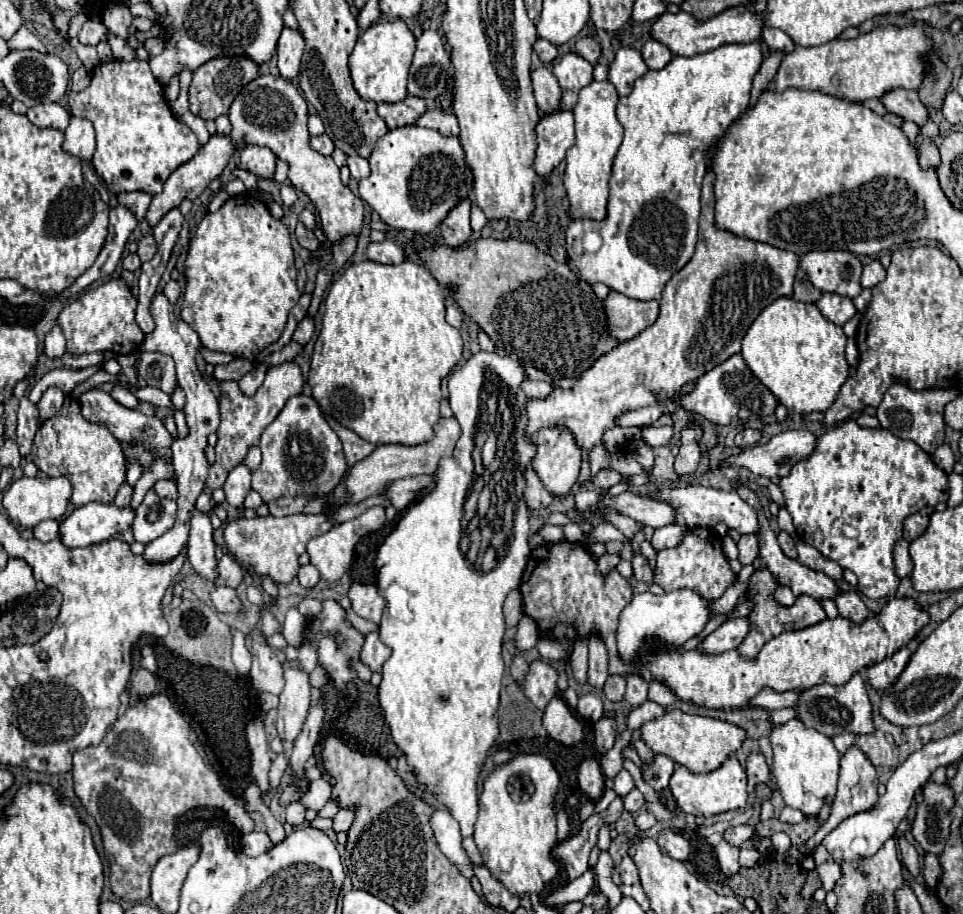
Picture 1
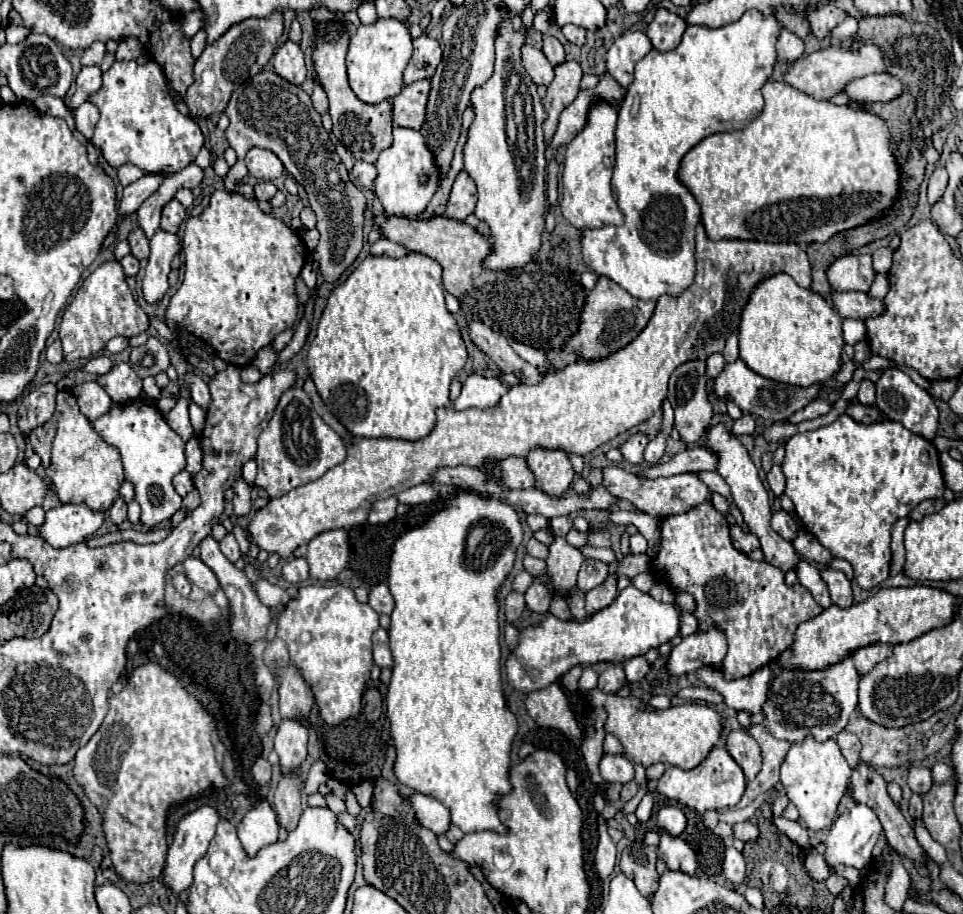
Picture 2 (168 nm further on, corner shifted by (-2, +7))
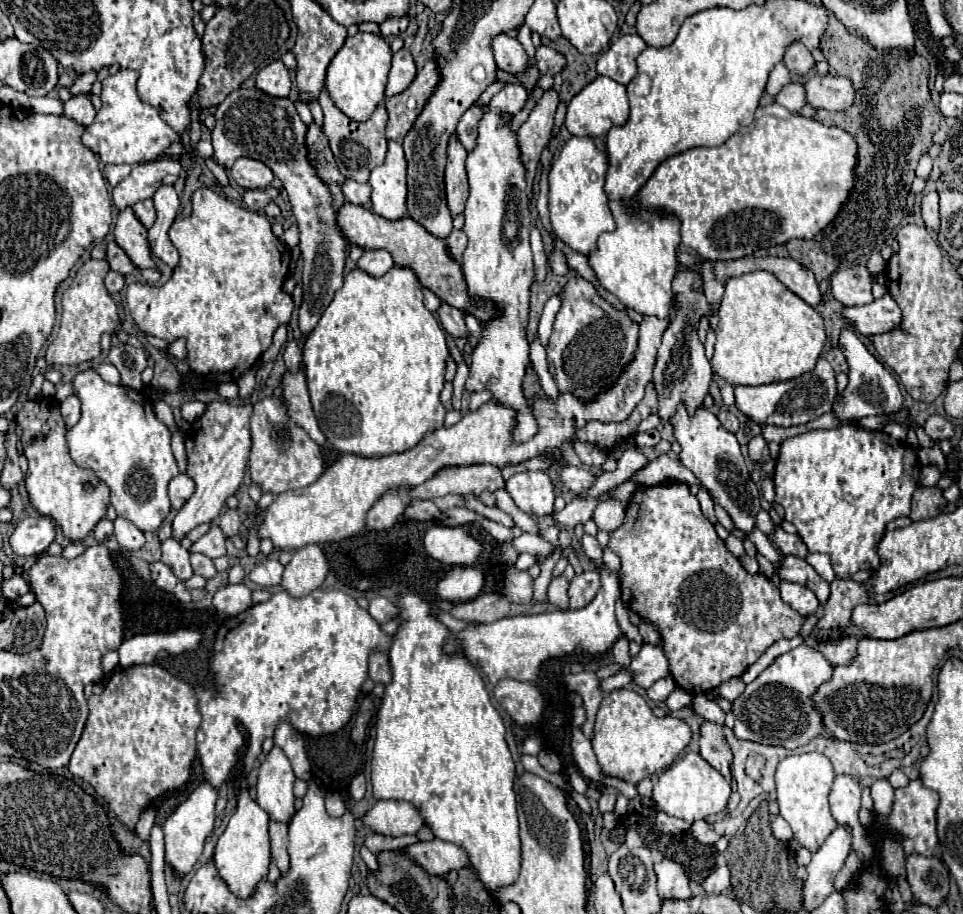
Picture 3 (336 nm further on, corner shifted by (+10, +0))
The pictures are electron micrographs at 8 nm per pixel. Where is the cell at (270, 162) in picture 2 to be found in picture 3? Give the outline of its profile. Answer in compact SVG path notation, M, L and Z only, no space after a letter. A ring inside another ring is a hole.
M240 157L232 165L230 177L244 189L264 189L274 179L272 171L262 161L248 159L248 157Z

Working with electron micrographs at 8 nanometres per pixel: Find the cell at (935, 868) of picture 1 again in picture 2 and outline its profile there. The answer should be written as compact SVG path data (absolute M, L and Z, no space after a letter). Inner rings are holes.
M912 766L908 776L908 786L912 788L912 792L924 796L932 788L932 770L924 766Z

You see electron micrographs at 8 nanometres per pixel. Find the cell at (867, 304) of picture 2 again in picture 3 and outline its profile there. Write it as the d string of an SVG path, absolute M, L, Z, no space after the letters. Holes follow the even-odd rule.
M886 293L882 299L874 299L862 307L844 307L844 317L856 327L858 333L874 337L900 327L902 311L898 303Z

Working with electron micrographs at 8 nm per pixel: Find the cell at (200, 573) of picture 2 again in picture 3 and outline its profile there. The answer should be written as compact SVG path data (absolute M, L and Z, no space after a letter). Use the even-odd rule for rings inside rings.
M166 539L162 541L162 561L172 569L172 573L184 581L192 577L192 567L190 567L190 553L176 541L176 539Z

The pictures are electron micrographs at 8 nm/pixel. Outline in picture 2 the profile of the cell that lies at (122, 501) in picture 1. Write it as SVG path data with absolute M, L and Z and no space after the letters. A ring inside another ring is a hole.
M118 496L118 498L114 500L114 504L110 506L108 514L110 514L110 520L112 520L114 524L122 524L122 522L126 520L126 502L124 502L122 496Z

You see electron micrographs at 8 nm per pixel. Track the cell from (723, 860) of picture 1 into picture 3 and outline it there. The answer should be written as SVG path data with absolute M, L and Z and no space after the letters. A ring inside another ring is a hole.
M726 865L716 867L716 869L708 875L708 879L702 883L702 887L704 887L704 891L706 891L708 895L718 895L718 893L722 893L724 889L728 889L728 887L730 887L730 871L728 871L728 867L726 867Z

